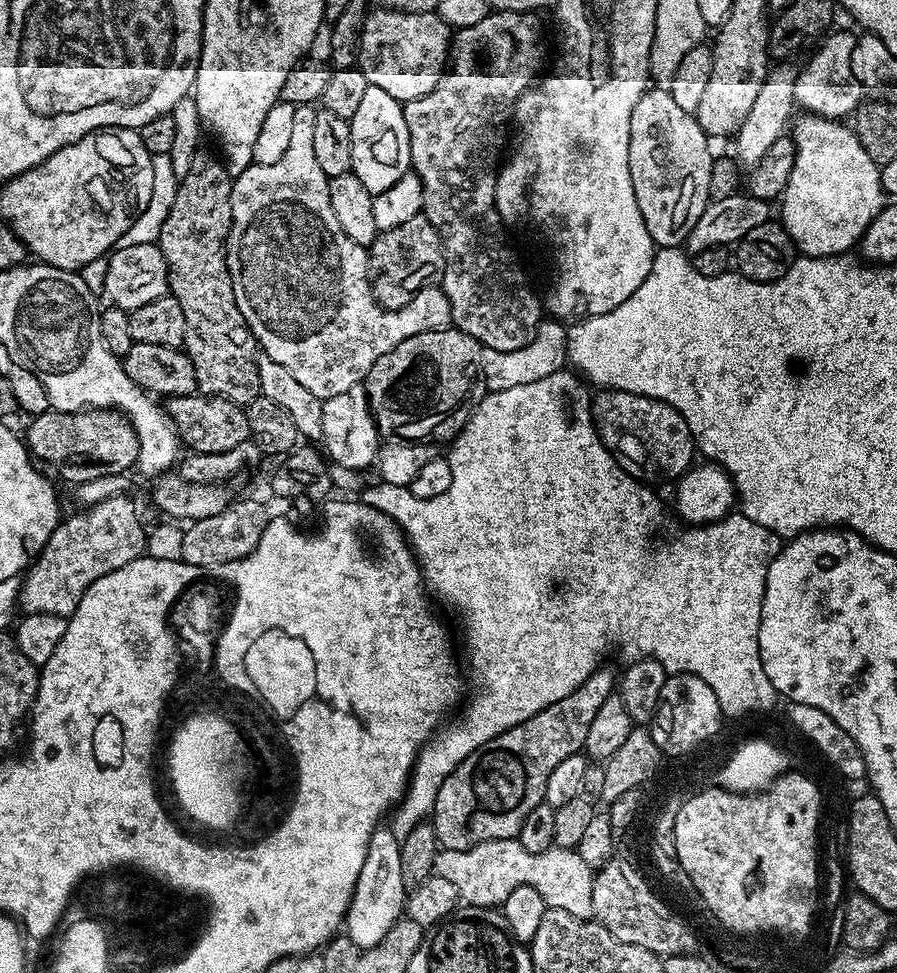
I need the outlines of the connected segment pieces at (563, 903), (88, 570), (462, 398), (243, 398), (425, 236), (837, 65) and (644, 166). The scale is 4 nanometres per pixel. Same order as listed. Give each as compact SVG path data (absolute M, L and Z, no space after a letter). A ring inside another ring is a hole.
M516 838L487 840L466 850L445 848L436 854L435 875L448 879L458 890L461 901L474 908L496 908L518 886L534 886L548 908L566 910L579 920L589 919L594 906L594 870L570 848L551 847L544 853L530 854Z
M124 496L99 500L80 510L84 512L77 516L61 519L40 549L20 586L18 604L25 613L58 614L67 618L98 578L106 578L106 574L114 574L114 570L122 570L145 555L146 525L140 521L135 502Z
M455 326L414 334L398 342L394 350L382 354L382 358L378 358L374 366L370 366L362 385L368 396L372 415L376 417L376 431L384 438L417 442L448 442L459 436L460 429L488 392L482 370L484 352L483 344L479 344L473 336L461 332Z
M197 150L190 162L190 170L179 177L176 197L162 222L158 241L168 267L168 287L171 295L176 297L182 314L186 314L188 335L182 345L188 353L190 362L194 362L197 389L206 396L221 396L223 400L233 400L235 404L247 406L260 395L258 378L258 345L252 337L252 330L234 302L234 286L228 269L227 242L232 225L232 181L227 167L219 155L211 156L205 150ZM200 324L204 324L204 348L200 348Z
M422 212L379 233L368 253L372 293L383 308L406 306L422 289L437 285L444 277L444 244Z
M833 31L823 41L825 44L809 58L808 65L799 69L799 76L794 86L796 104L805 113L827 116L830 120L851 117L866 96L866 91L854 76L851 65L851 55L854 53L857 37L853 34L851 36L848 32L835 32Z
M652 86L642 94L642 98L638 98L638 106L634 106L634 114L630 118L628 165L634 182L634 198L638 202L638 210L642 210L642 222L646 222L646 230L650 230L653 245L660 248L681 247L687 241L690 230L694 230L698 218L702 218L709 201L710 170L714 159L714 152L708 149L708 144L710 138L695 115L682 110L682 106L674 102L671 91Z

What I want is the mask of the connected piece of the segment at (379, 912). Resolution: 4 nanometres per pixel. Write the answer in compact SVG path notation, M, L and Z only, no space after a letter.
M385 826L377 827L368 844L366 862L356 879L352 901L346 917L346 934L354 943L363 948L378 946L386 934L401 919L406 908L406 889L402 882L402 858L400 840Z

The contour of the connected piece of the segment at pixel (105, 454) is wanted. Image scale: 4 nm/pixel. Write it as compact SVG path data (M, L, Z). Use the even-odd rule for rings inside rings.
M90 408L87 412L57 412L49 410L40 416L31 417L32 425L26 435L26 447L37 461L45 460L52 468L57 468L73 485L80 485L84 481L96 482L103 476L116 476L128 467L136 464L140 453L138 434L128 418L117 412L115 408Z

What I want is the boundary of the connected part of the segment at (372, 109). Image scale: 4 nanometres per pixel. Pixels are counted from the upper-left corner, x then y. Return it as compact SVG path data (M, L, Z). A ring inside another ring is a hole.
M369 86L358 105L358 111L350 121L352 126L352 170L353 176L366 186L373 197L394 186L412 167L410 134L406 130L406 118L401 101L390 98L386 90Z

